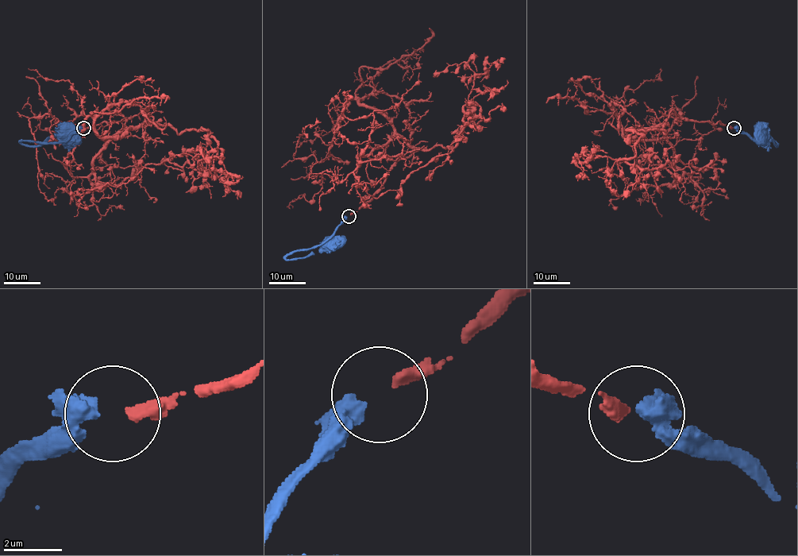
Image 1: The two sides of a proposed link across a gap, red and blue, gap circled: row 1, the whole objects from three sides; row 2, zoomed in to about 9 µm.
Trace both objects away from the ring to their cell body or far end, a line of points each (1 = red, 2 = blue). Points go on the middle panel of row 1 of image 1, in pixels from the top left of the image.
1: (350, 215), (418, 148), (377, 110), (350, 100), (329, 155), (294, 158), (302, 128), (321, 121)
2: (347, 217), (333, 236), (333, 242)

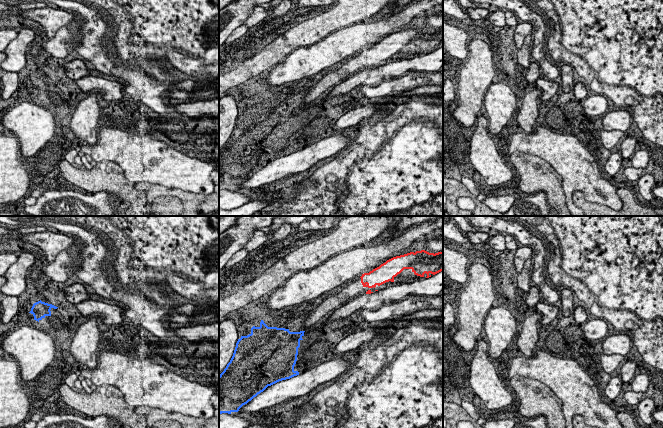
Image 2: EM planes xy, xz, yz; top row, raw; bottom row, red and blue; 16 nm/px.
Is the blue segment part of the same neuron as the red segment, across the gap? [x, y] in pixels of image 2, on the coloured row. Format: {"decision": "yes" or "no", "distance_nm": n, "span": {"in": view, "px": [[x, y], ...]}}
{"decision": "yes", "distance_nm": 1150, "span": {"in": "xz", "px": [[366, 293], [304, 331]]}}

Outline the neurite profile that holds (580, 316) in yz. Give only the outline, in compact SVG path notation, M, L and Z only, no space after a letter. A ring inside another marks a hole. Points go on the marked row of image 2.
M577 306L573 313L575 322L579 325L587 320L587 314L582 306Z

